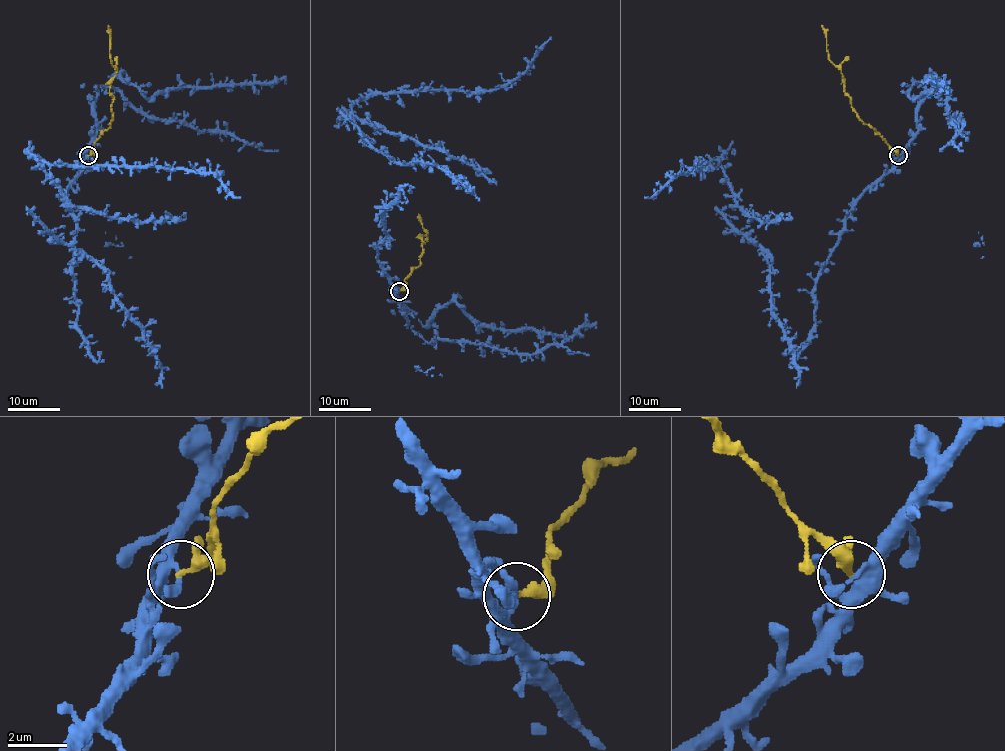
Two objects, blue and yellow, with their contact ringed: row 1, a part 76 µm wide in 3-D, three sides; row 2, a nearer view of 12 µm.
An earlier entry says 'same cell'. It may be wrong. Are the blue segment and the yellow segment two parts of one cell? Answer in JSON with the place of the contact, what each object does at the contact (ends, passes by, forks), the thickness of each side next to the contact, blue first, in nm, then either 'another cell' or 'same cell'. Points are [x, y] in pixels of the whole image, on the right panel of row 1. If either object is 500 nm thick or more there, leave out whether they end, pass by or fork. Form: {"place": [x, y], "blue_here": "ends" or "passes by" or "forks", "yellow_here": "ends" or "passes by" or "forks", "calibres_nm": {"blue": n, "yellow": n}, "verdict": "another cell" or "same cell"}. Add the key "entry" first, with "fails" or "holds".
{"entry": "fails", "place": [898, 155], "blue_here": "ends", "yellow_here": "ends", "calibres_nm": {"blue": 300, "yellow": 320}, "verdict": "another cell"}

